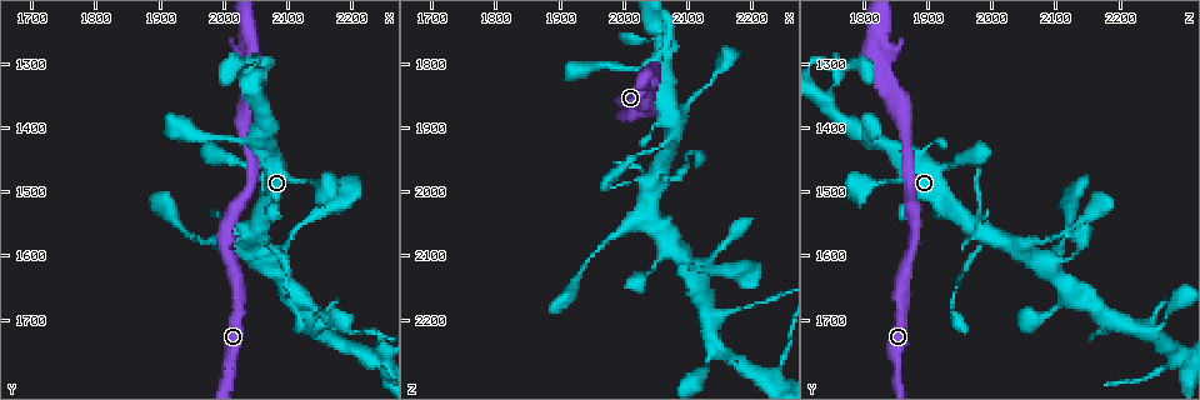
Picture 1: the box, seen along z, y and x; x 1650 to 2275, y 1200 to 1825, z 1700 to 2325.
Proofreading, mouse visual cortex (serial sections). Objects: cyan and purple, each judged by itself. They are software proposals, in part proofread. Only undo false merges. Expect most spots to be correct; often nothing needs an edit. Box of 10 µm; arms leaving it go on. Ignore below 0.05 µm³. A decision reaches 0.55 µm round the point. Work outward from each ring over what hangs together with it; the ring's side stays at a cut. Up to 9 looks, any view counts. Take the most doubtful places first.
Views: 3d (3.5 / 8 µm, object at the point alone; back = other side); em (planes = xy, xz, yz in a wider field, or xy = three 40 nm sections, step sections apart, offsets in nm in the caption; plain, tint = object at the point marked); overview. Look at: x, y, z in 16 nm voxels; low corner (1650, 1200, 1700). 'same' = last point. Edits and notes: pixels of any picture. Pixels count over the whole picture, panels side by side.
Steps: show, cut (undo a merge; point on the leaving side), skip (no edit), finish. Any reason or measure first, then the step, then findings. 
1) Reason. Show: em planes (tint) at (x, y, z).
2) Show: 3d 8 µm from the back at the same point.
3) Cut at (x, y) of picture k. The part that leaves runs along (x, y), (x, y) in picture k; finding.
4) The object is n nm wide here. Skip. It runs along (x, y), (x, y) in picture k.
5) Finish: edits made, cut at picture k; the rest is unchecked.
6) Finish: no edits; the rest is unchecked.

Three arms meet. Show: 3d 3.5 µm at (2045, 1565, 1975).

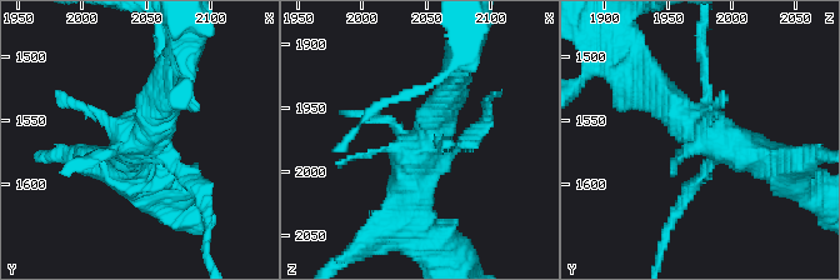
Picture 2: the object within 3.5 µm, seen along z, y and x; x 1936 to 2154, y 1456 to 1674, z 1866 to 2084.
Show: em planes (tint) at (2046, 1564, 1980).

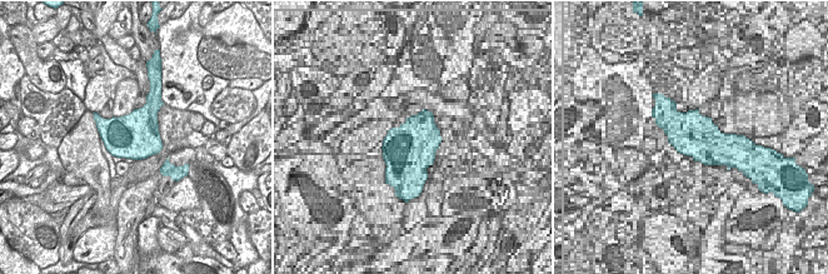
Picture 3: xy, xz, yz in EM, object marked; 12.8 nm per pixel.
Skip. It runs along (646, 85), (704, 135), (778, 161) in picture 2; continuous, no second cell.

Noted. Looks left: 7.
Show: 3d 3.5 µm from the back at (2200, 1720, 2185).

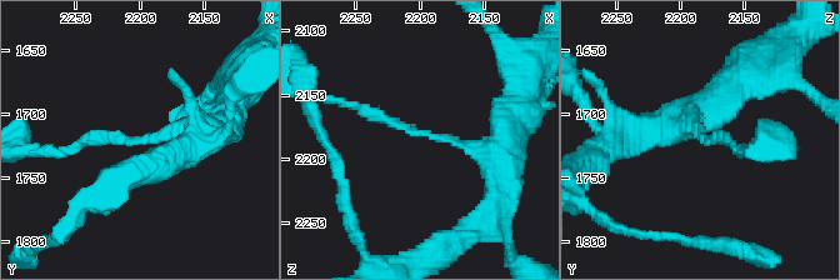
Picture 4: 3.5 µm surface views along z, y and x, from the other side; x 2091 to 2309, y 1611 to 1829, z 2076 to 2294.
The arms are 150, 250 nm wide; need the tissue. Show: em xy step 5 (tint) at (2200, 1720, 2182).

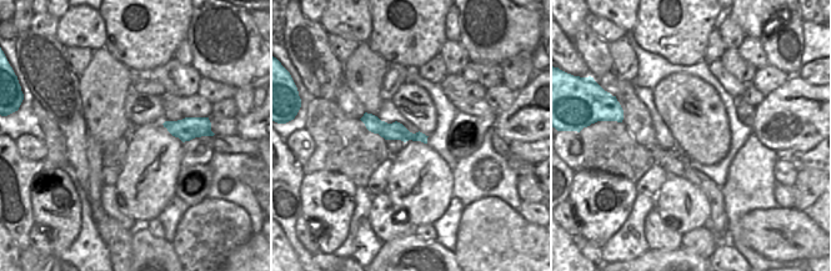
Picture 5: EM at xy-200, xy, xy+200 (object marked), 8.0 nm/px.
Skip. It runs along (365, 119), (388, 131), (424, 139) in picture 5; continuous, no second cell.

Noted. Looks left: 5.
Three-way junction. Show: 3d 3.5 µm at (2060, 1420, 1825).

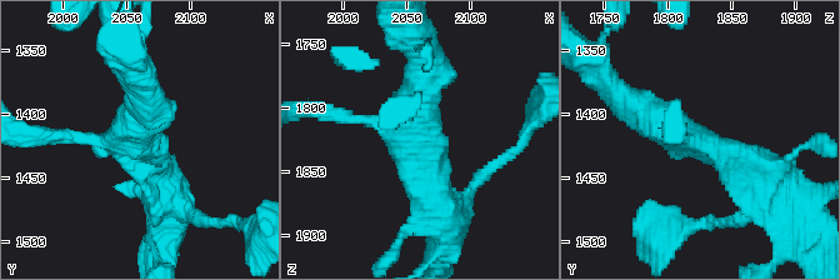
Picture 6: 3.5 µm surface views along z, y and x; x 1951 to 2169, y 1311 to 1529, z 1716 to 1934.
3 arms meet here; the arms are 150, 450, 450 nm wide; now the EM. Show: em xy step 2 (tint) at (2058, 1422, 1822).

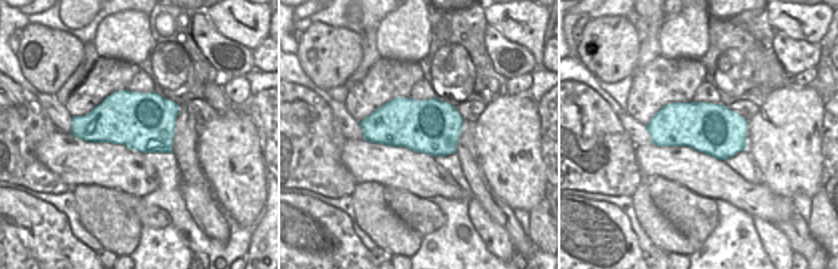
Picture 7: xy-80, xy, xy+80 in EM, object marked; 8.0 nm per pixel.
Skip. It runs along (761, 171), (685, 140), (628, 101) in picture 6; all the same cell.

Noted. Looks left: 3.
Three arms meet. Show: 3d 3.5 µm from the back at (2065, 1300, 1760).

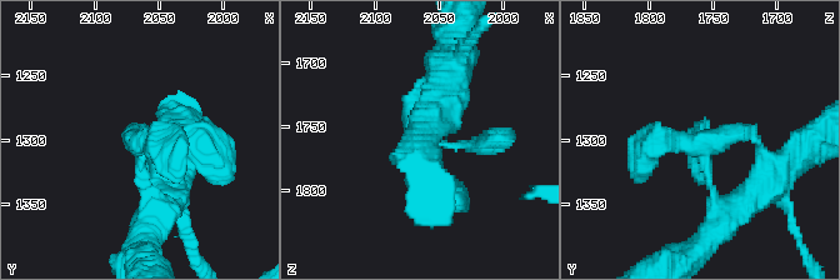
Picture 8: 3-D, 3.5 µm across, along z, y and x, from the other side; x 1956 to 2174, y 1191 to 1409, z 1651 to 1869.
Shape alone is not enough. Show: em xy step 5 (tint) at (2068, 1300, 1756).

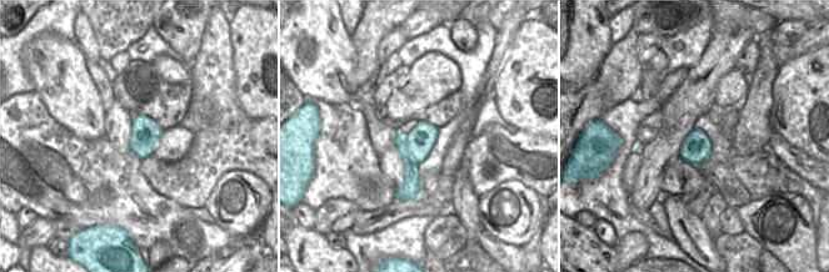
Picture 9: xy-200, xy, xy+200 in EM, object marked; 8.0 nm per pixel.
The arms are 150, 150, 300 nm wide. Skip. Continuous, no second cell.

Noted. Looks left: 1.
Finish: no edits; the rest is unchecked.

